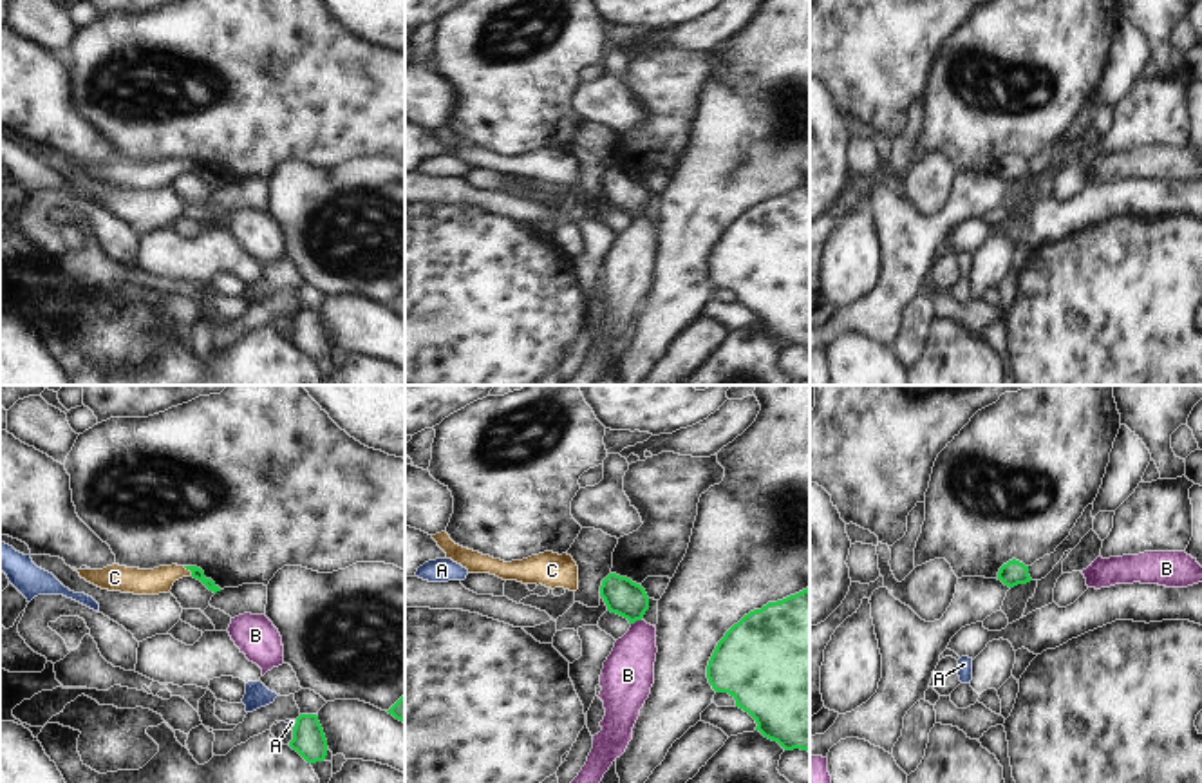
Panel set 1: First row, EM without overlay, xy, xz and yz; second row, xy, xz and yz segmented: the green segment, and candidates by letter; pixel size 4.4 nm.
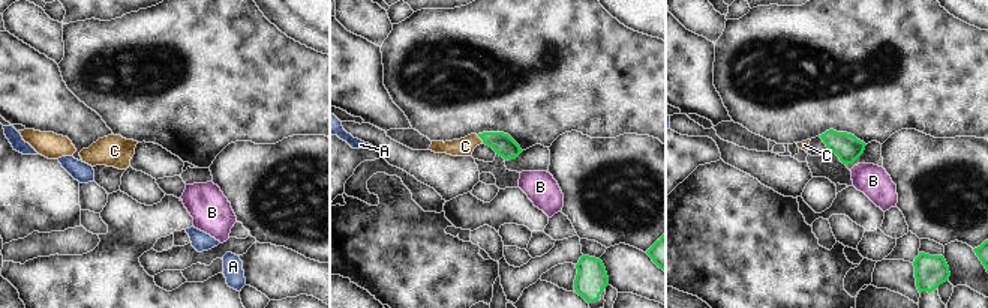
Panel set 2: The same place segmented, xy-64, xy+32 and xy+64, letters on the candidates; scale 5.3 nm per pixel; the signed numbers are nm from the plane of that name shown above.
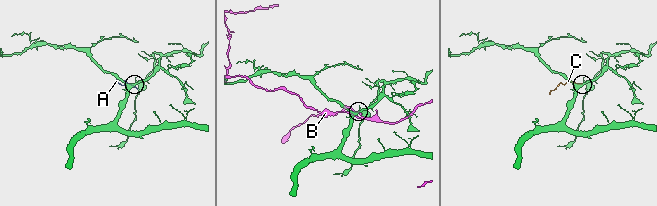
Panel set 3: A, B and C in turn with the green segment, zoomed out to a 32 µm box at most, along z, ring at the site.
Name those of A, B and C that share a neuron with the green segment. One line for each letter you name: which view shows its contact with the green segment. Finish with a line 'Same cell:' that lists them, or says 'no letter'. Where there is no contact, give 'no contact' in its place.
C: contact in xy
Same cell: C

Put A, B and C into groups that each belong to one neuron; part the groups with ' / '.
A / B / C

